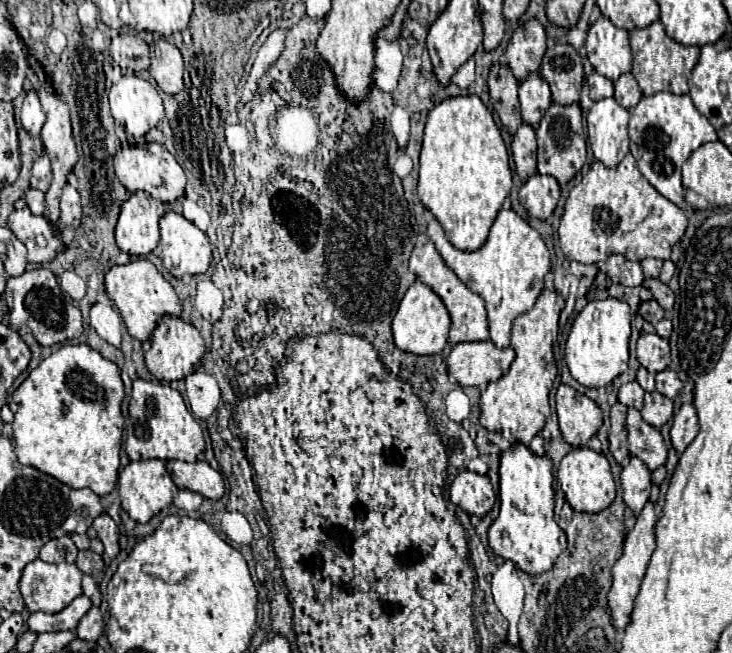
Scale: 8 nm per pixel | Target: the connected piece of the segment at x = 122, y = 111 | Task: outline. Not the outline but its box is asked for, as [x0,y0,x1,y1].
[109,74,163,140]

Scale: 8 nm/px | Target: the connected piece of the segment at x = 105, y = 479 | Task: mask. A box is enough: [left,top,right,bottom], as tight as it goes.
[9,344,125,496]

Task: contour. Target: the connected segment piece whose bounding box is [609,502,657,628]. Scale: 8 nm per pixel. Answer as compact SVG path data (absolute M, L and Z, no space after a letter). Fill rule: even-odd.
M653 502L645 504L641 514L637 516L635 528L625 538L623 556L613 566L613 586L609 590L609 606L613 610L613 624L615 624L615 628L625 628L629 624L629 616L631 616L631 610L633 610L635 596L639 592L641 578L645 576L649 558L653 554L653 548L655 548L655 524L657 524L657 510L655 508L657 506Z

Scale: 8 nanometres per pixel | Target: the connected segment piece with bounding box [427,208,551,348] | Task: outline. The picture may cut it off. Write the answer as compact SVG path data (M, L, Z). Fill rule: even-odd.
M503 208L491 226L487 242L475 252L457 250L445 238L445 232L437 220L429 222L427 236L457 278L485 300L491 340L497 348L507 348L513 320L533 308L545 286L545 274L551 268L551 256L541 240L541 234L521 220L511 208Z

